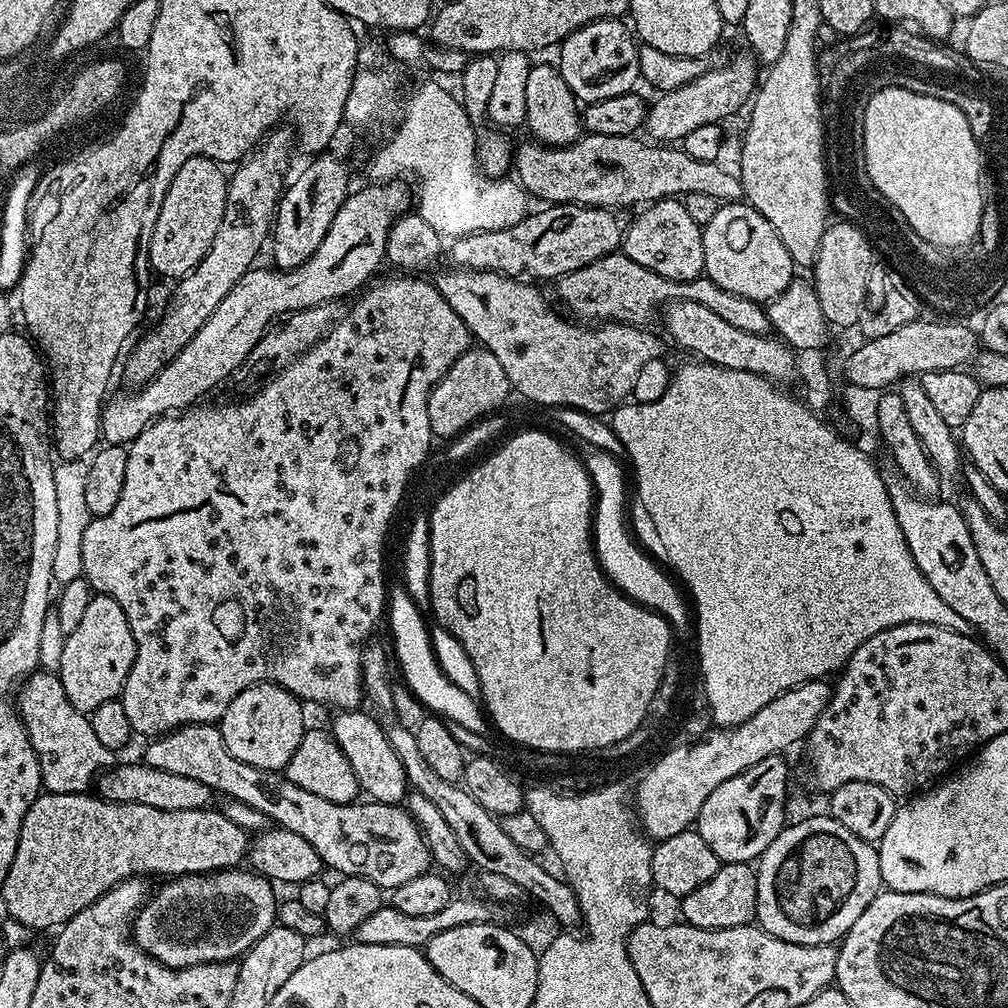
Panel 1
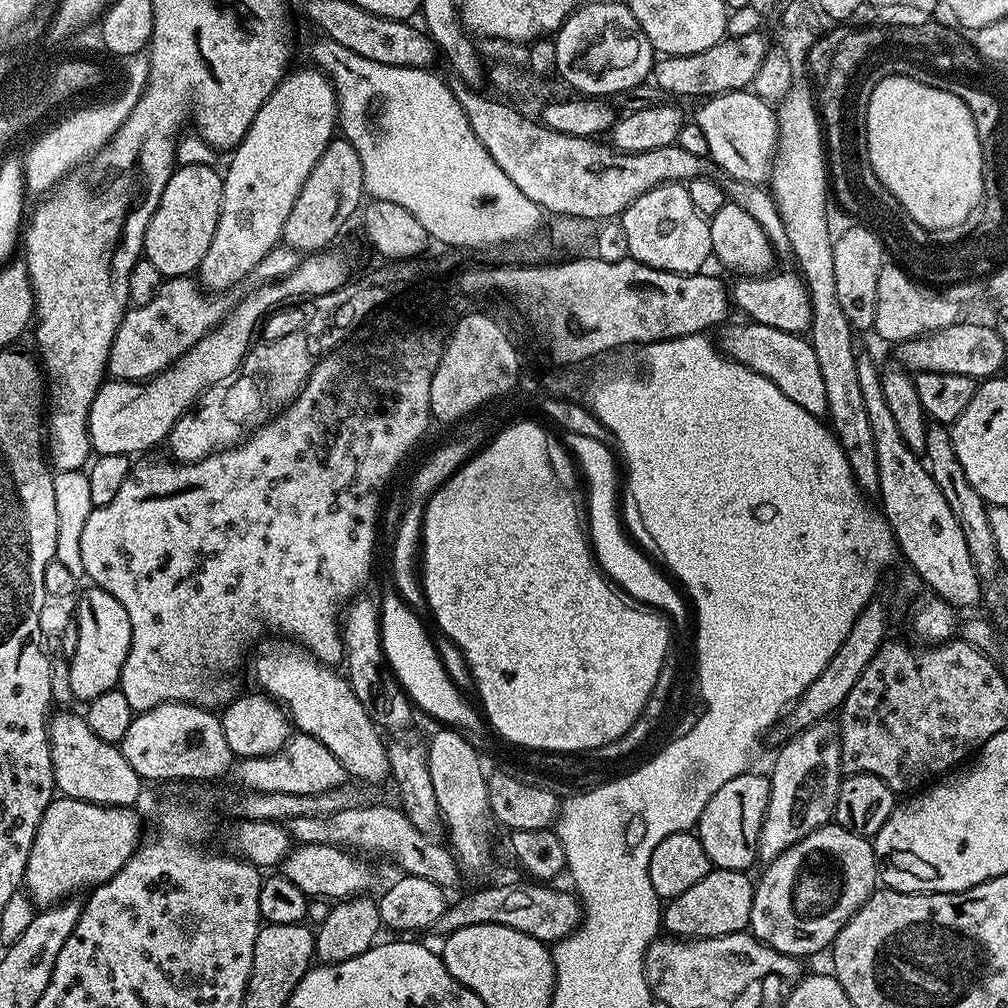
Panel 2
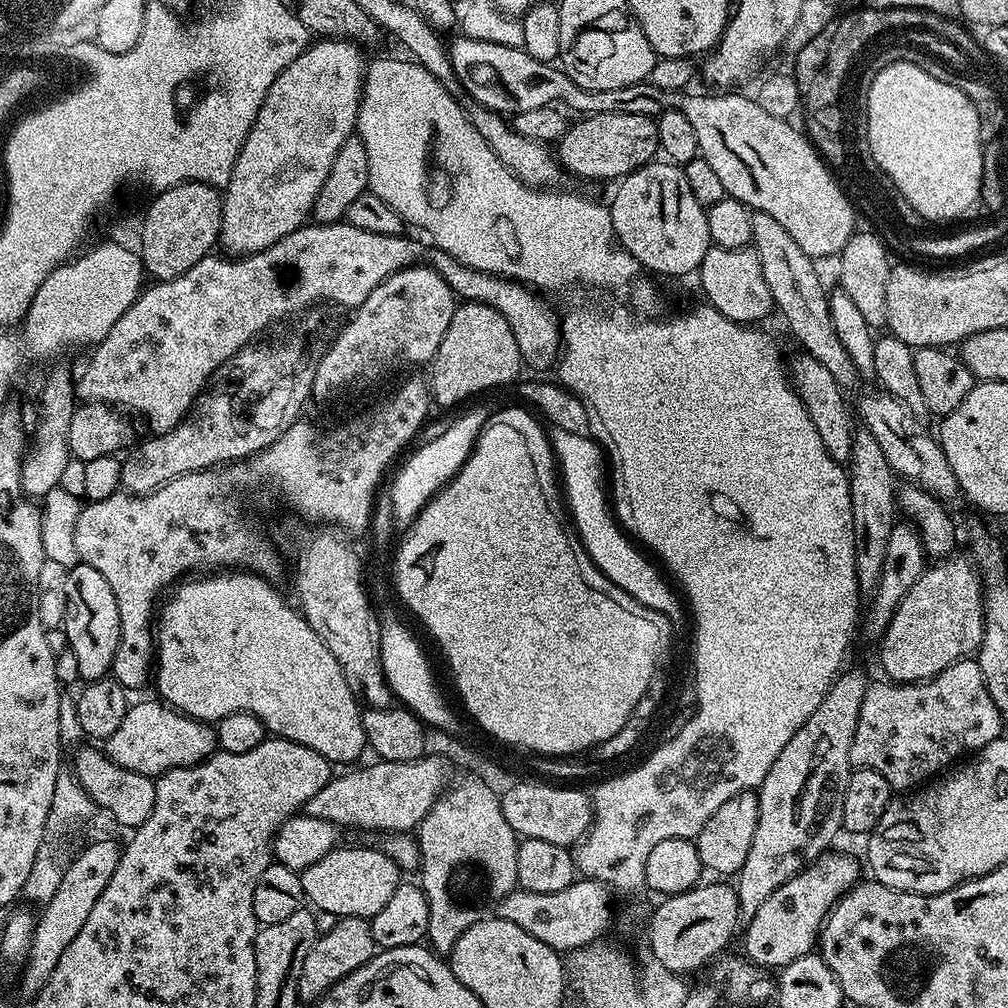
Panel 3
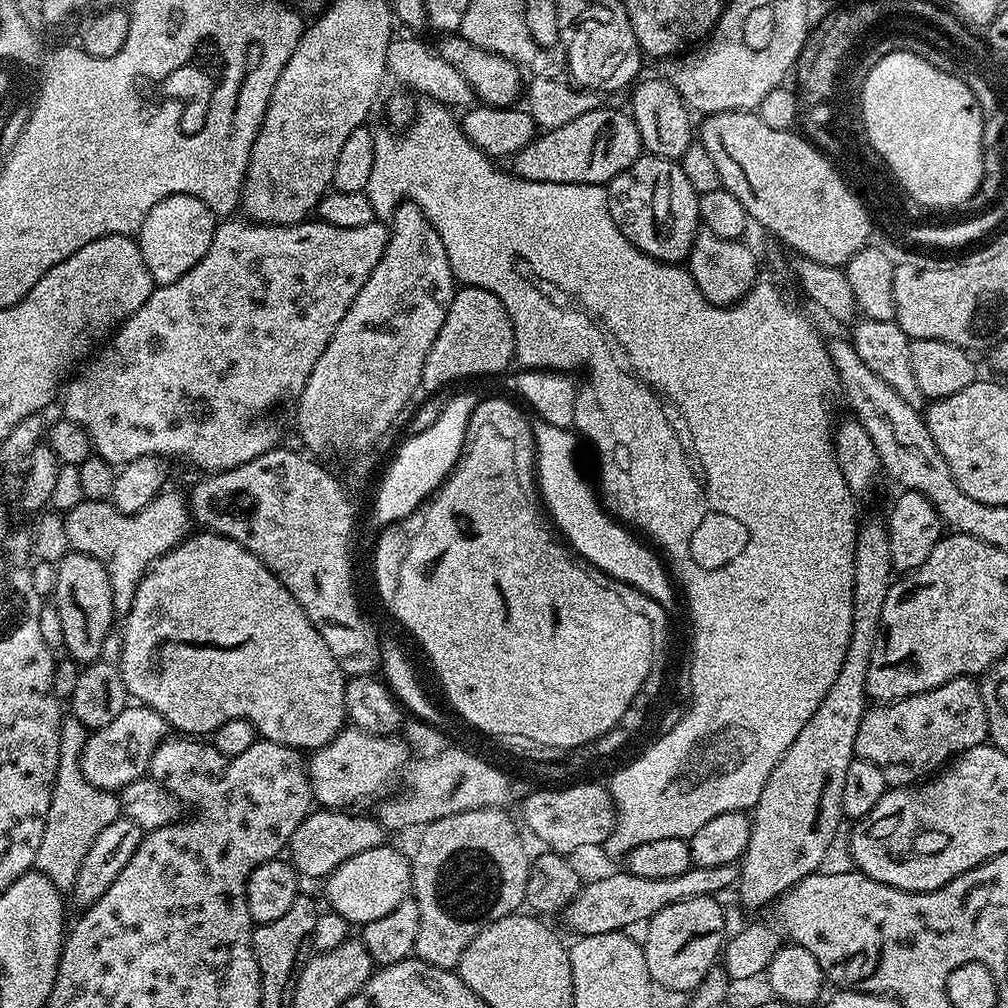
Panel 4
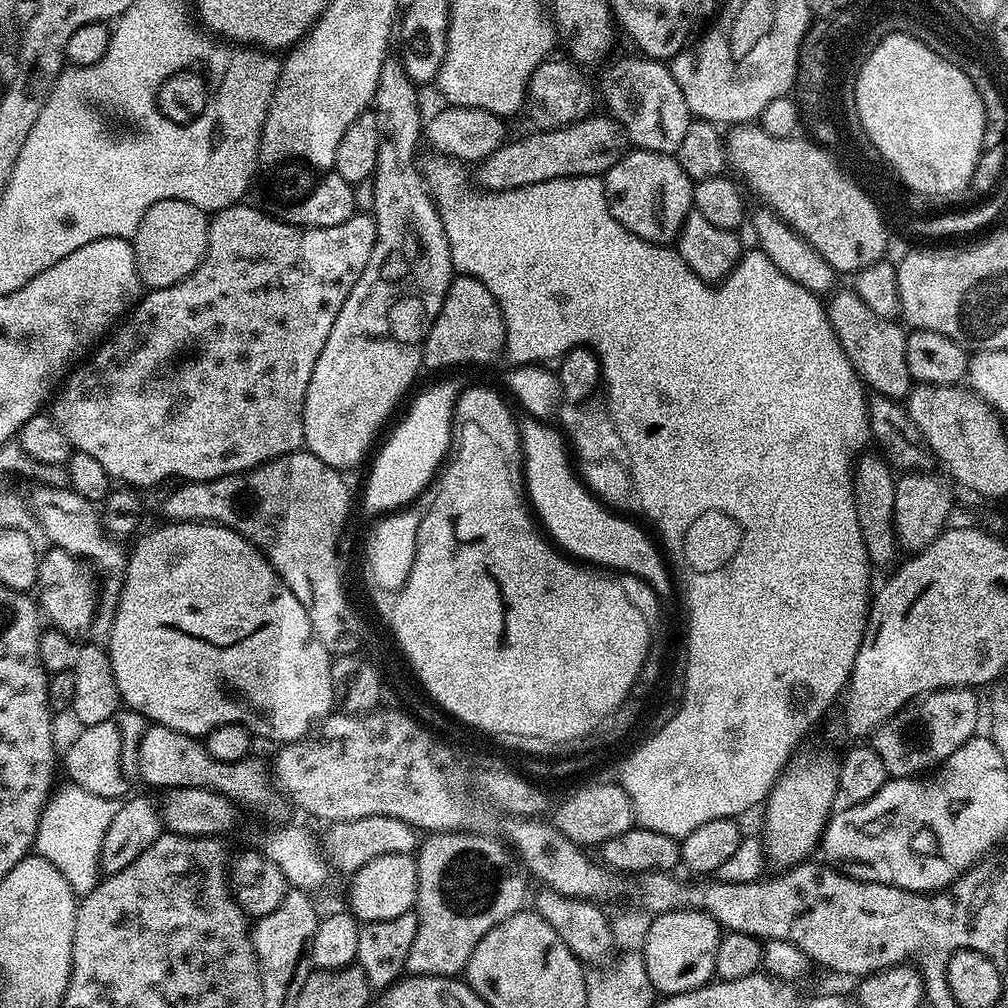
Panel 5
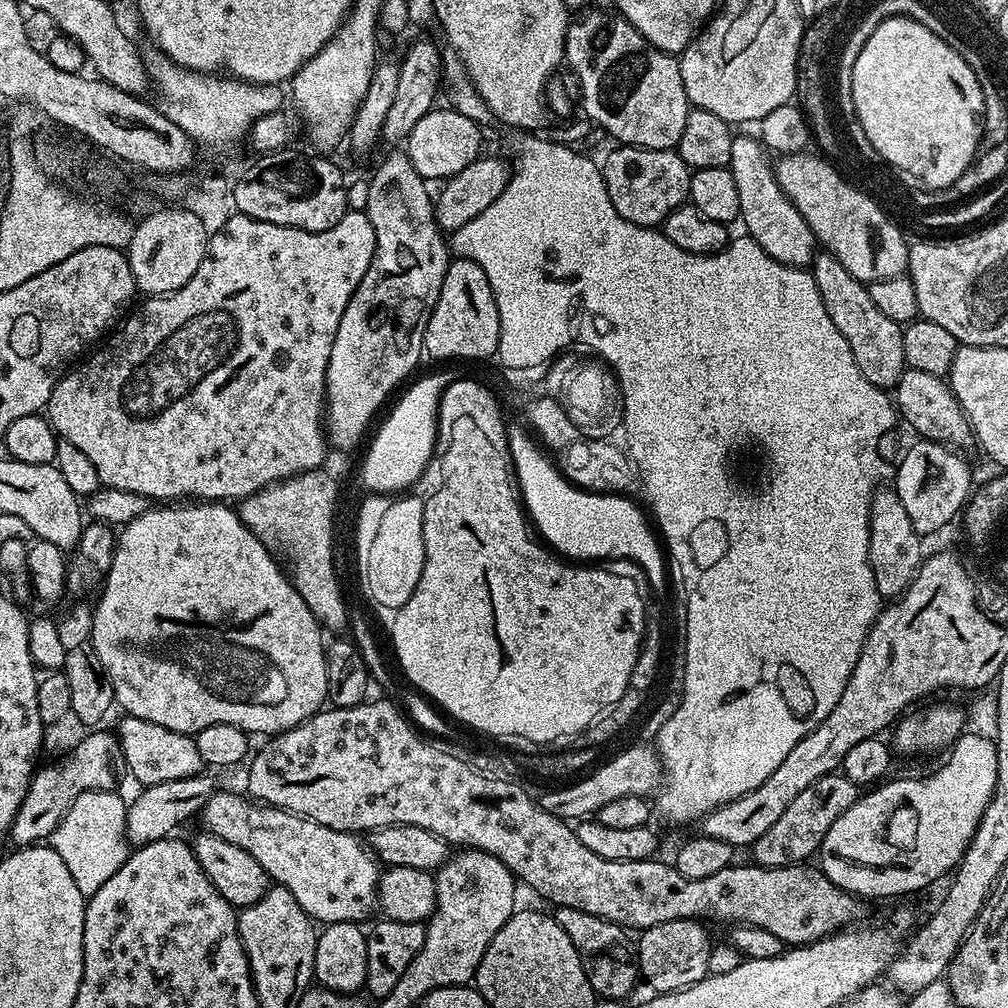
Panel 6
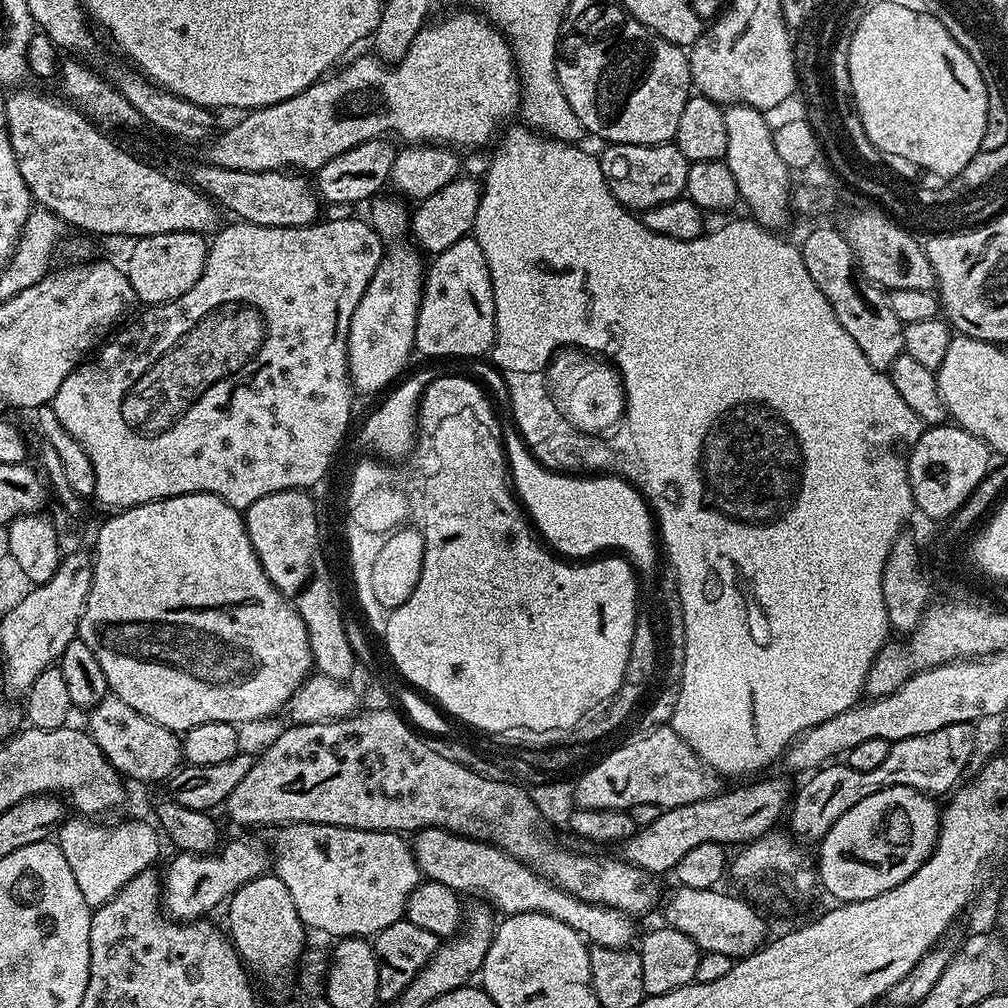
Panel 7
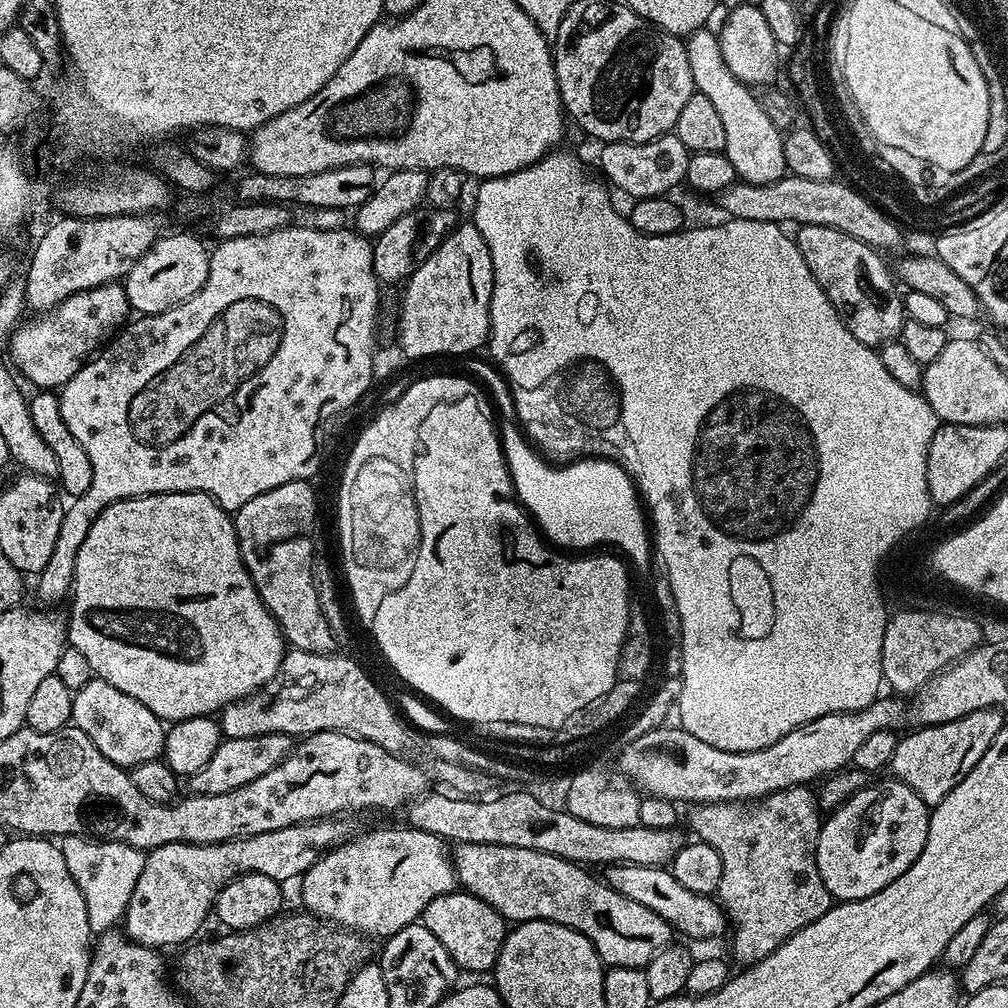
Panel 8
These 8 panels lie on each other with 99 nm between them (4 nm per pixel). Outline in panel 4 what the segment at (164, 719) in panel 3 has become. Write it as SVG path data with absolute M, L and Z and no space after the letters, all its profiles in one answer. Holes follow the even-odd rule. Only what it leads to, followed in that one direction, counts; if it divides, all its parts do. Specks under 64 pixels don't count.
M136 702L124 708L114 722L95 729L89 735L86 746L82 746L80 765L86 782L90 782L99 788L105 788L107 792L116 792L124 788L130 782L141 779L148 772L150 762L154 758L154 750L169 735L168 724L152 708L146 708Z

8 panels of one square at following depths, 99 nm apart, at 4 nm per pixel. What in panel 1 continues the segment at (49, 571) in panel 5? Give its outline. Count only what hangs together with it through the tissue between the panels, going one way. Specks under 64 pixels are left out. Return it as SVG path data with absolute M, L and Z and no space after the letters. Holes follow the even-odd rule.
M93 595L74 634L64 637L62 666L58 675L66 690L66 698L70 698L72 705L85 714L102 706L102 702L117 699L123 693L135 657L134 634L130 634L130 622L126 622L122 606L109 596Z

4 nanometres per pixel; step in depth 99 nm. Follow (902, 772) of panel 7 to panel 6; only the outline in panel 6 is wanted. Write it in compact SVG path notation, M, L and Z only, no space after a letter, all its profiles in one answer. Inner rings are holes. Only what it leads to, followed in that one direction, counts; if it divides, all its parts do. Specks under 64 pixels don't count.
M842 774L818 778L818 782L806 786L806 790L802 790L798 798L794 798L794 802L786 806L782 818L778 818L778 822L774 822L774 826L770 826L770 830L766 830L762 838L758 838L750 845L751 863L759 864L762 868L785 868L811 861L820 851L826 838L826 830L834 826L836 819L857 798L858 786L850 782L850 778Z

